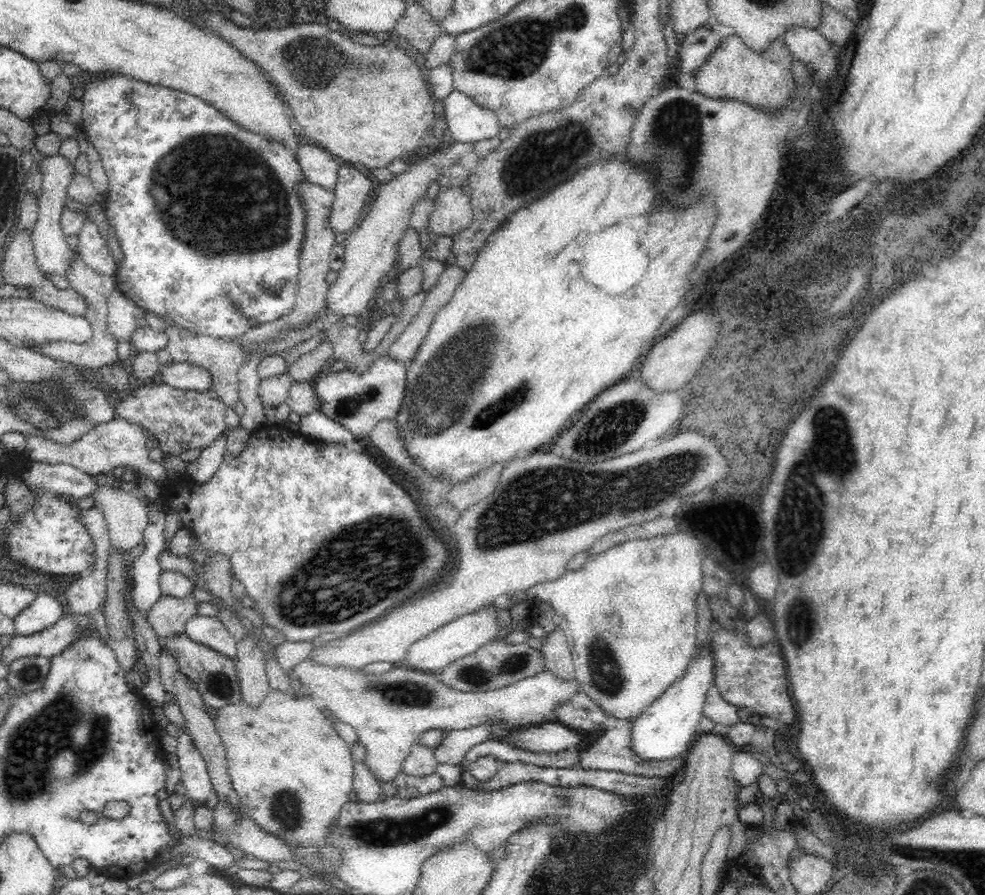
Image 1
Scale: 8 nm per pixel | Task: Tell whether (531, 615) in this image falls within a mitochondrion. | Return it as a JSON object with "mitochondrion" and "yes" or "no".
{"mitochondrion":"no"}

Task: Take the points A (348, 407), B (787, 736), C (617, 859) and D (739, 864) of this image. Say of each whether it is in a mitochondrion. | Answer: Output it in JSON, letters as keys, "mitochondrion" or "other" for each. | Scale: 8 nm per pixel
{"A":"mitochondrion","B":"other","C":"mitochondrion","D":"other"}

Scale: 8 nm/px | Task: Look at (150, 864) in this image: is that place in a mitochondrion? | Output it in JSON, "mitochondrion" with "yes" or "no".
{"mitochondrion":"no"}

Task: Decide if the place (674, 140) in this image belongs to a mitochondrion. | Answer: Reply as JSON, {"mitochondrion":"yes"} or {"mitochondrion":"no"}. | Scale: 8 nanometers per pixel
{"mitochondrion":"yes"}

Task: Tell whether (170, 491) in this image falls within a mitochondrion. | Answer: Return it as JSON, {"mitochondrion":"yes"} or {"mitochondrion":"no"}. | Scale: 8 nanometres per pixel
{"mitochondrion":"no"}

